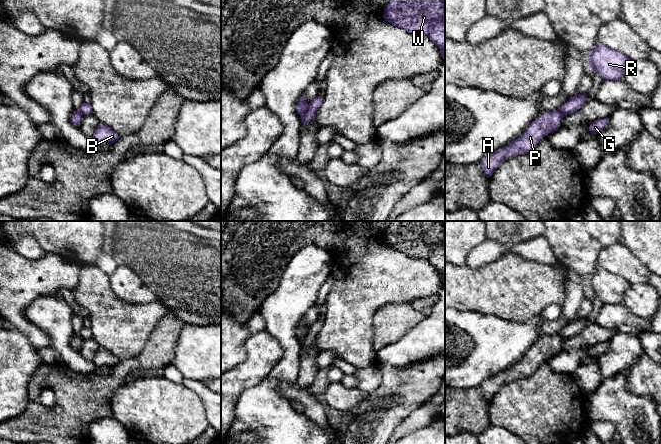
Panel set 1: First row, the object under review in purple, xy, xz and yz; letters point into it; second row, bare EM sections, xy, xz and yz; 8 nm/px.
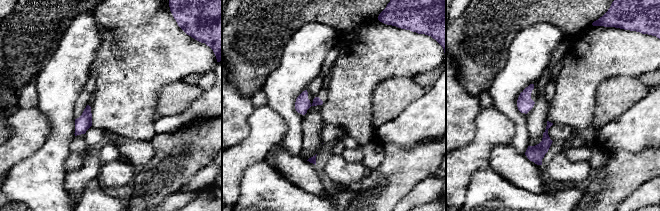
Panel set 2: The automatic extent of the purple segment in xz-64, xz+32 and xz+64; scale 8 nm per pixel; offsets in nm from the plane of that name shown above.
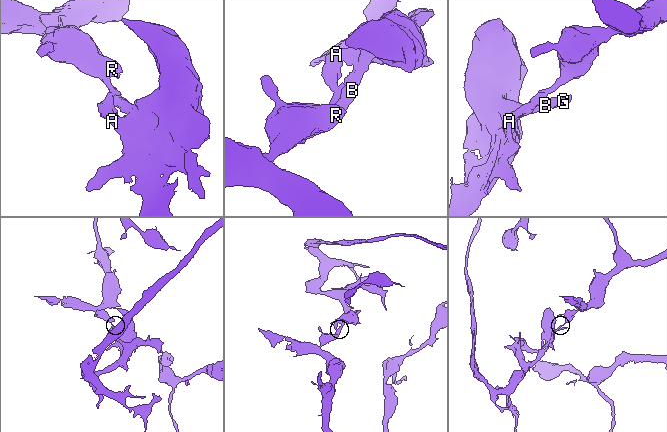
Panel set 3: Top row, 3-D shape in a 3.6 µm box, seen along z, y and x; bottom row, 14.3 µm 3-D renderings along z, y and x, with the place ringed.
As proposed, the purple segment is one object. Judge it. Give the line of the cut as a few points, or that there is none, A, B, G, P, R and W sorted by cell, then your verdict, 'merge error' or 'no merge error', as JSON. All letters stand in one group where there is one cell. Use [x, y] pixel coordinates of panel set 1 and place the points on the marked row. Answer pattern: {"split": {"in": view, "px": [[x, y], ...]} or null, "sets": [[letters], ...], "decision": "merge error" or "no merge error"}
{"split": {"in": "xz", "px": [[308, 104], [307, 108], [300, 114]]}, "sets": [["A", "B", "G", "P", "W"], ["R"]], "decision": "merge error"}

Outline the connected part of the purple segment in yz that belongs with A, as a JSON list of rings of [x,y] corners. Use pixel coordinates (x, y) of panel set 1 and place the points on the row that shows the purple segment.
[[[557,110],[544,112],[517,139],[487,154],[480,162],[485,175],[491,177],[503,161],[531,152],[541,138],[557,131],[563,116]]]

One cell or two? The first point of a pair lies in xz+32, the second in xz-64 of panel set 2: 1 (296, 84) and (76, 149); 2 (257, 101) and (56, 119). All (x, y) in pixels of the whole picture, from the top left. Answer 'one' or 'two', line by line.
1: two
2: one

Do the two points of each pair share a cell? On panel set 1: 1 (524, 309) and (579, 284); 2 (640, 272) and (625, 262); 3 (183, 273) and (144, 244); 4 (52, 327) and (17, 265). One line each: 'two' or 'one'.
1: two
2: one
3: one
4: two

